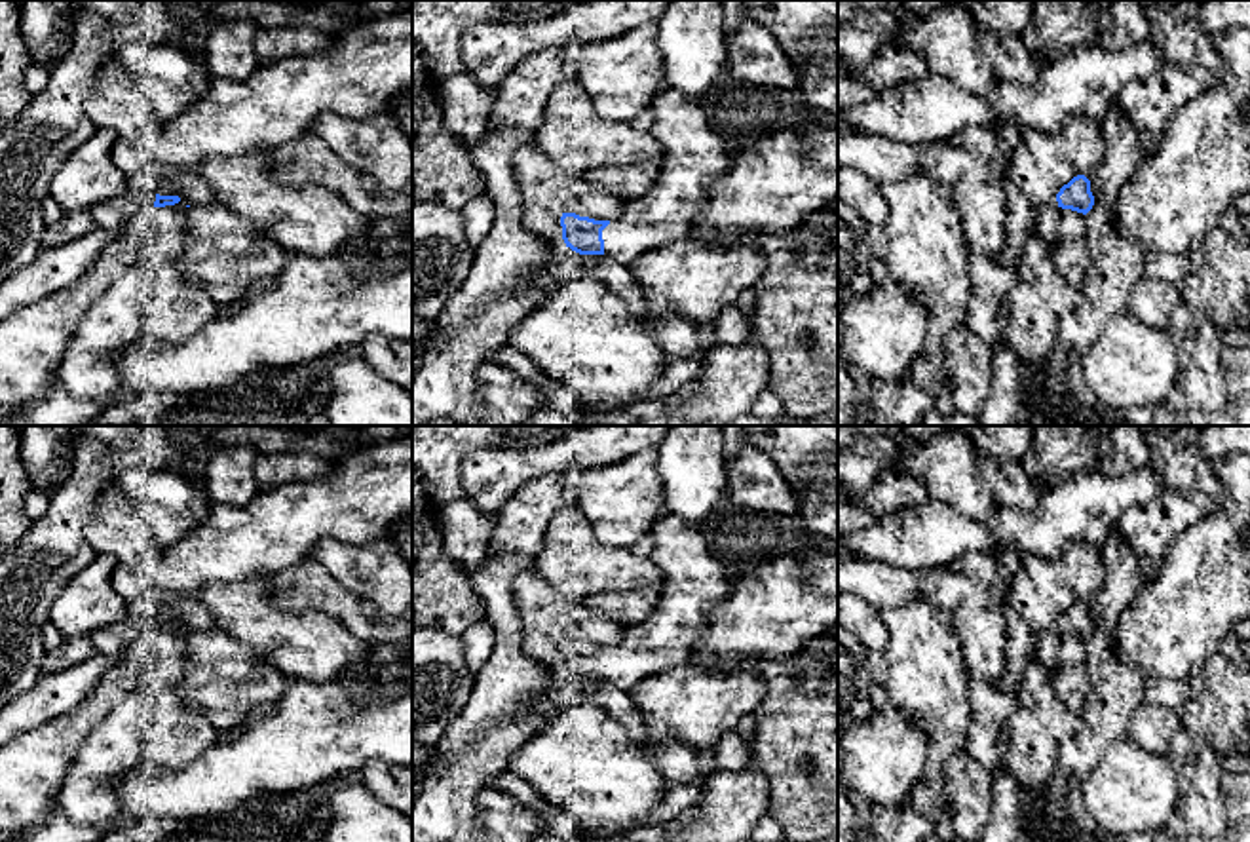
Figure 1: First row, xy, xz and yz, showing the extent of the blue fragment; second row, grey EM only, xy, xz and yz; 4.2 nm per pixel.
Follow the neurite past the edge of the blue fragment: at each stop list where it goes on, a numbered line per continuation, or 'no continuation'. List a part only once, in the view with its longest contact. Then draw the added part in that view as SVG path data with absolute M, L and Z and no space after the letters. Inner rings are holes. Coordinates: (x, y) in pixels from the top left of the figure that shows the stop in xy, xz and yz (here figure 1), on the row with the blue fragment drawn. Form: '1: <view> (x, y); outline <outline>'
1: xz (694, 153); outline M672 87L650 105L650 133L661 143L661 173L638 200L629 200L619 219L602 230L604 255L631 264L644 251L691 238L695 217L707 201L707 184L722 177L733 154L703 108Z
2: xz (563, 263); outline M562 238L551 239L547 262L541 276L532 281L534 289L545 285L562 285L568 279L583 276L581 255L572 251Z

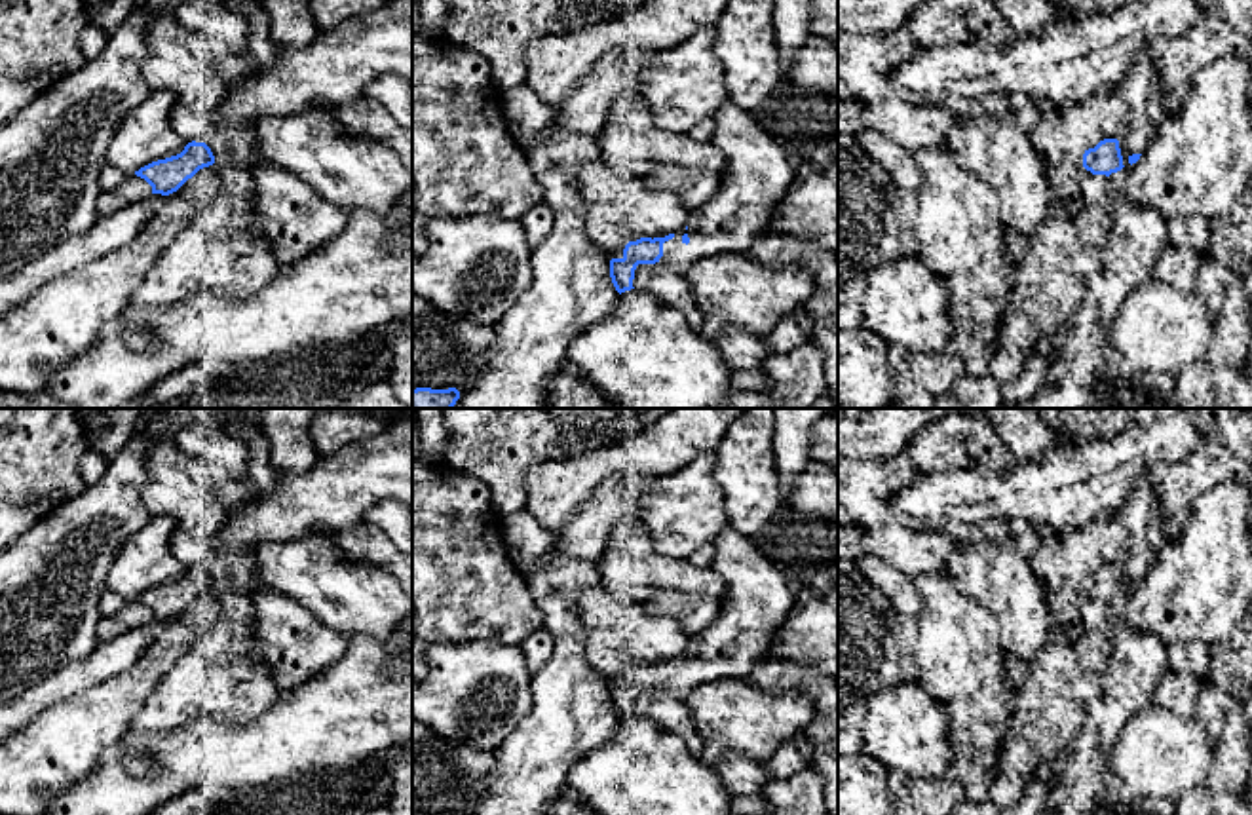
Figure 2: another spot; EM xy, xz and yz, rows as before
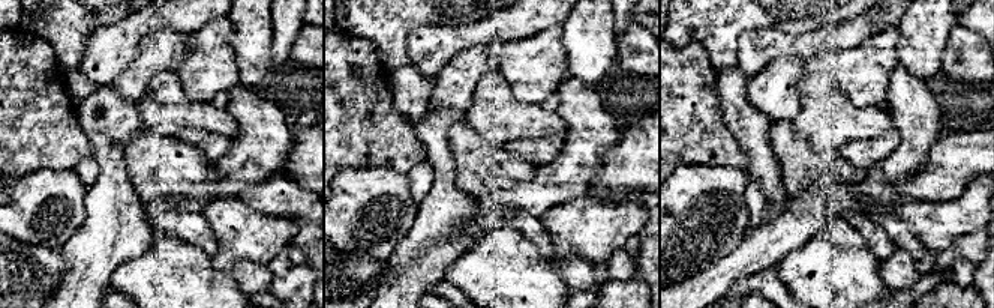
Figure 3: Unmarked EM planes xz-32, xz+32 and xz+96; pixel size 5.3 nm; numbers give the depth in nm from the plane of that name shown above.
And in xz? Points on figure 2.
1: xz (757, 173); outline M730 101L712 114L712 122L711 142L726 158L718 188L707 203L690 211L688 228L663 243L663 256L659 258L659 264L684 275L701 258L743 253L768 226L781 196L790 188L796 175L796 169L788 163L790 148L783 139L766 131L750 112Z

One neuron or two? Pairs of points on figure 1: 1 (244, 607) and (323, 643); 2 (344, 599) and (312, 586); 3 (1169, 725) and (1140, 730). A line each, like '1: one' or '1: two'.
1: one
2: one
3: one

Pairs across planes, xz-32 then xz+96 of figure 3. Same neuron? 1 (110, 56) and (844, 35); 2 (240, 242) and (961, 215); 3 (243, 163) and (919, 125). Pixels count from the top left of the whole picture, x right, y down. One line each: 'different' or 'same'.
1: same
2: same
3: same

